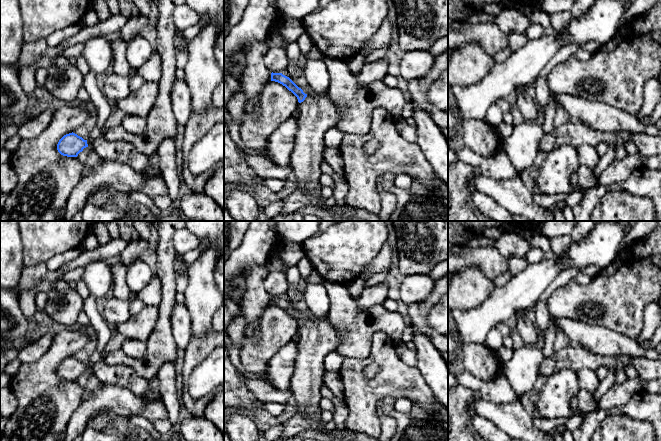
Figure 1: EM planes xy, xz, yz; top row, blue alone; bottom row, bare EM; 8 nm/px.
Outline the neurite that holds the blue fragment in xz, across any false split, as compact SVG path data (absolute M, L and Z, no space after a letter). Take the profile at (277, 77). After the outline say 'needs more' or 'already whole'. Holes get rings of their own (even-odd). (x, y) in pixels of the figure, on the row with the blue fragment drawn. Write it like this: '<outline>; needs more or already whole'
M271 73L271 81L278 82L298 99L300 114L295 144L290 165L296 175L297 187L318 199L319 208L327 208L321 196L322 153L325 148L324 135L338 124L340 109L329 97L328 92L305 94L289 77L282 73Z; needs more

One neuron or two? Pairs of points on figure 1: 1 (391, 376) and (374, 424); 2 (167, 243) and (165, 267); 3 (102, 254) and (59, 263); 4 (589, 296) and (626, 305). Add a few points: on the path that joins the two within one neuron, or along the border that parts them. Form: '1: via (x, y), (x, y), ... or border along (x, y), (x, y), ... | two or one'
1: via (379, 388), (370, 397), (370, 412) | one
2: via (165, 249), (165, 261) | one
3: via (91, 255), (70, 261) | one
4: via (598, 301), (617, 302) | one

